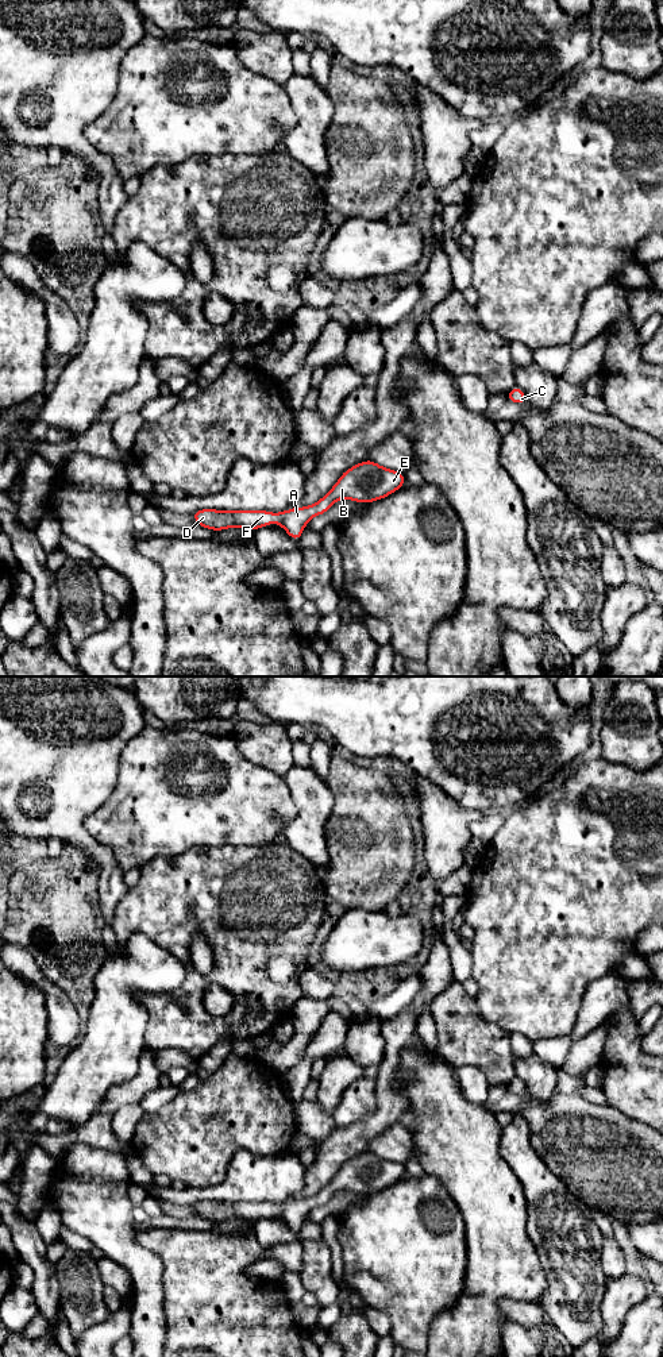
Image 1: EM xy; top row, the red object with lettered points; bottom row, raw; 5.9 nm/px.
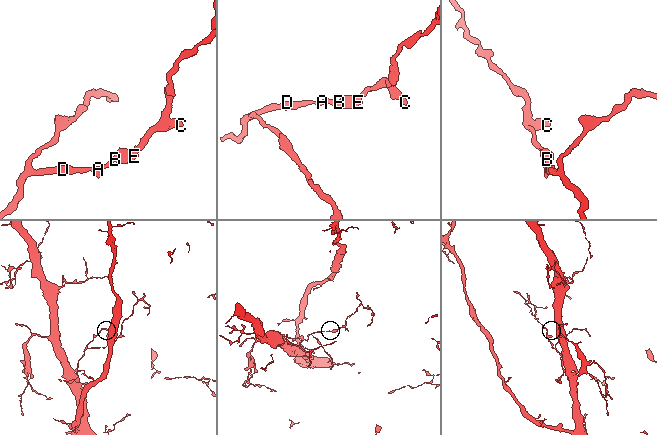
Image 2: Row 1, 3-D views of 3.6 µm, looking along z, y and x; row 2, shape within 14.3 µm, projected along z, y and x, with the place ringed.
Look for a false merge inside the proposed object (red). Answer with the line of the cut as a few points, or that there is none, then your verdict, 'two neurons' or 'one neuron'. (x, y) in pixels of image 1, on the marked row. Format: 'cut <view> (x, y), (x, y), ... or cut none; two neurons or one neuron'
cut none; one neuron

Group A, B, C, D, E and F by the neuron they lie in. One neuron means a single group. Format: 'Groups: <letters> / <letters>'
Groups: A B C D E F

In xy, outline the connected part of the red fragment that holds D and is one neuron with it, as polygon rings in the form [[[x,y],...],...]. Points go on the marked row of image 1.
[[[367,459],[346,470],[334,487],[309,506],[292,508],[281,513],[200,509],[193,512],[192,516],[197,525],[211,531],[242,527],[254,532],[257,528],[267,527],[275,521],[294,541],[298,541],[309,520],[317,514],[327,513],[338,500],[348,498],[367,504],[388,497],[404,485],[405,475],[402,473],[385,469]]]

